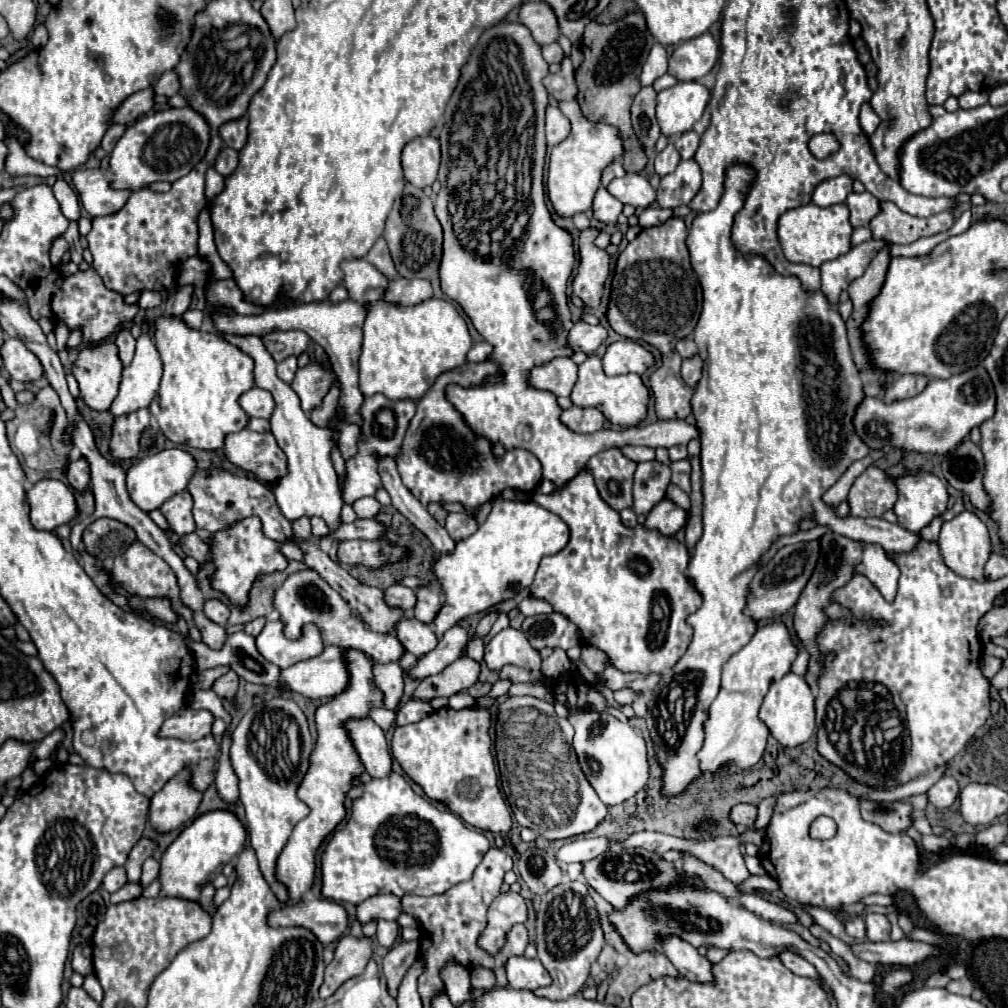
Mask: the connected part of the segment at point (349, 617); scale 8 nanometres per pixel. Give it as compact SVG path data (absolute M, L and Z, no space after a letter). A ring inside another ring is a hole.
M303 570L303 572L289 576L285 584L277 588L275 592L275 608L281 614L281 620L285 624L285 634L289 638L299 638L303 624L315 622L331 644L341 646L341 648L359 648L367 656L371 656L377 664L389 664L389 662L397 664L405 654L405 648L403 644L399 644L397 636L371 632L361 622L359 614L351 612L345 600L327 582L323 582L315 570Z

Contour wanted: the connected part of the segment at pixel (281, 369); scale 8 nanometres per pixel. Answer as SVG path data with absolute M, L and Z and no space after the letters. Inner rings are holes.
M289 356L287 360L277 364L277 376L285 382L291 382L295 378L295 372L297 372L297 358L295 356Z

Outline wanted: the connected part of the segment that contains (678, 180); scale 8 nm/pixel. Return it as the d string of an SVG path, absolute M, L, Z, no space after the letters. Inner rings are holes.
M683 160L675 172L661 178L659 186L659 206L677 208L689 204L691 198L701 188L701 170L695 160Z

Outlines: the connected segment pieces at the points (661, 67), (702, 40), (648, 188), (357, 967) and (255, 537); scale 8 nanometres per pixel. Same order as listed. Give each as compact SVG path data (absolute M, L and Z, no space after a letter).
M659 42L653 44L647 62L643 64L643 74L641 74L641 84L651 86L659 76L667 72L667 48Z
M711 32L691 38L669 56L669 74L677 80L701 80L719 58L719 44Z
M625 174L623 178L615 178L607 190L623 204L631 204L635 208L647 208L655 202L655 190L649 180L641 174Z
M343 936L335 948L333 962L325 968L325 982L319 990L319 998L329 998L343 982L361 976L371 958L371 938L357 940L353 936Z
M255 516L245 518L223 532L211 534L211 540L213 540L211 554L213 554L213 564L215 564L213 586L217 590L221 590L223 594L227 594L233 600L233 604L237 604L241 608L245 606L249 588L259 574L271 574L271 572L283 570L287 566L287 558L283 558L279 554L279 544L269 540L263 534L261 522Z

